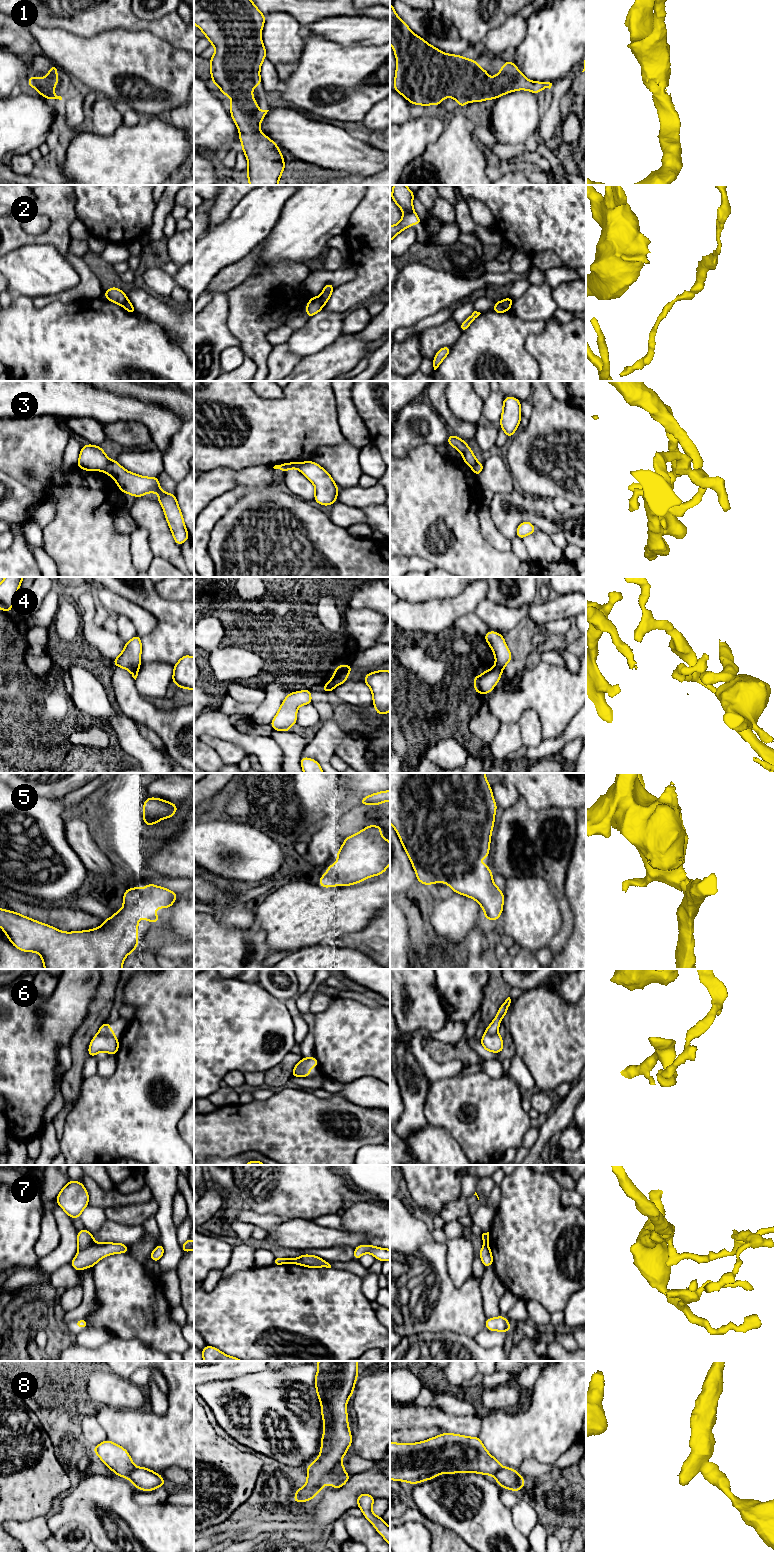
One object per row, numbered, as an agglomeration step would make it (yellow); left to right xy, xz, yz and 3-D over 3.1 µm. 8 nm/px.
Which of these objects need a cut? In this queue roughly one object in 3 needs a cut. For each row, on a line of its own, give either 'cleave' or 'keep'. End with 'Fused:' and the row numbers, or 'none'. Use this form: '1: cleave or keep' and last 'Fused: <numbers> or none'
1: keep
2: cleave
3: cleave
4: cleave
5: keep
6: cleave
7: cleave
8: cleave
Fused: 2, 3, 4, 6, 7, 8

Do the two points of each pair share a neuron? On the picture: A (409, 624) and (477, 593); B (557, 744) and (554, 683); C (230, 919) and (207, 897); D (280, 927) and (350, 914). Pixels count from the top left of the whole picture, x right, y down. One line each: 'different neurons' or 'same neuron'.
A: same neuron
B: different neurons
C: same neuron
D: same neuron

